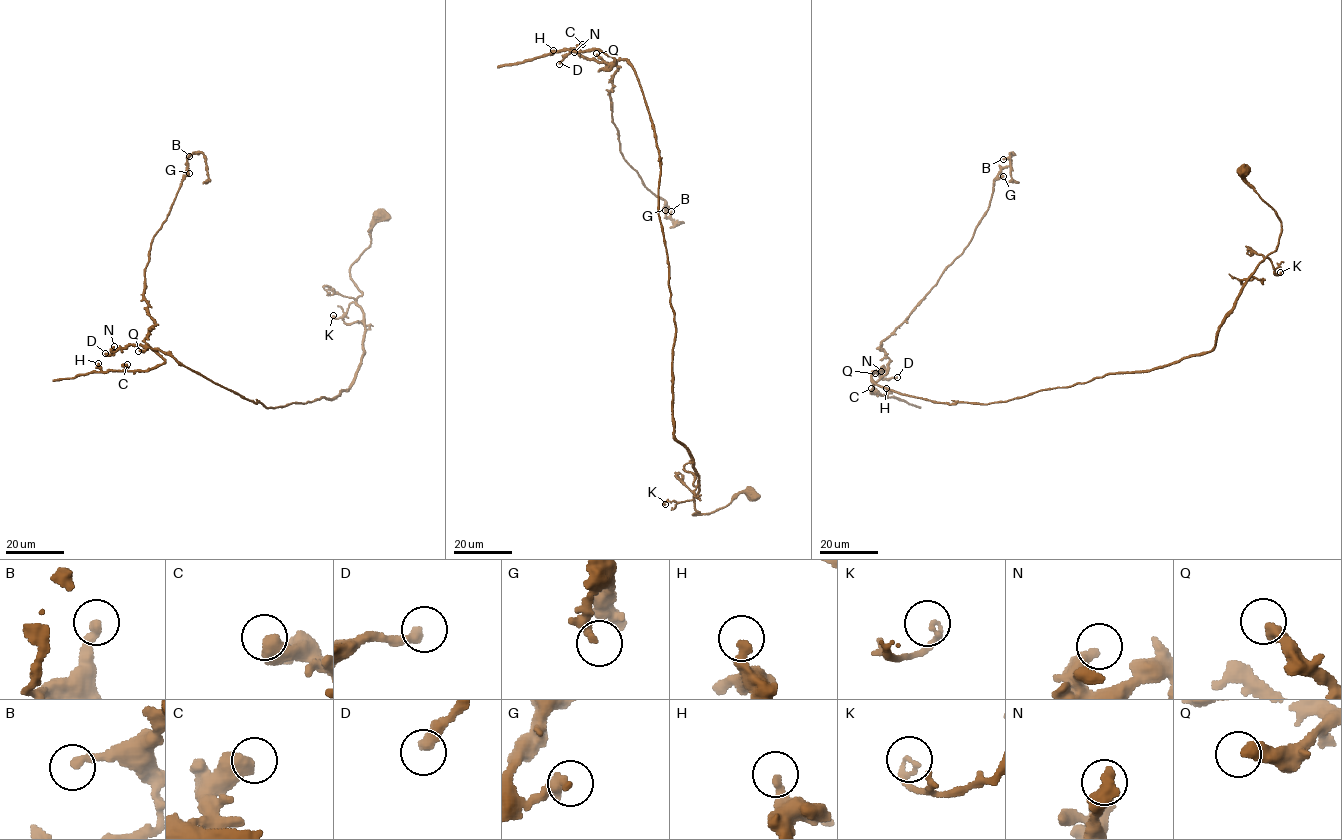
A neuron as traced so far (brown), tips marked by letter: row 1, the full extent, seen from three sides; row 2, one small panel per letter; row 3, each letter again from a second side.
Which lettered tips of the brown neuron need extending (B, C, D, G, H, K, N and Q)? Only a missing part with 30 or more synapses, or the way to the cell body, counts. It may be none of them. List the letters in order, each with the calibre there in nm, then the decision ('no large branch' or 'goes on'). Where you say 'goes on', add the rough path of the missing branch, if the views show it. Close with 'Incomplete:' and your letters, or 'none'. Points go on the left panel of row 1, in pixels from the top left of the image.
B: 280 nm | no large branch
C: 550 nm | no large branch
D: 340 nm | no large branch
G: 320 nm | no large branch
H: 320 nm | no large branch
K: 190 nm | no large branch
N: 360 nm | no large branch
Q: 400 nm | no large branch
Incomplete: none

